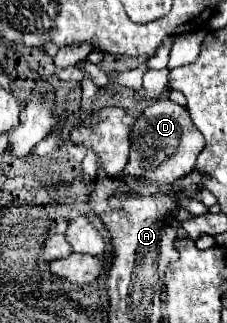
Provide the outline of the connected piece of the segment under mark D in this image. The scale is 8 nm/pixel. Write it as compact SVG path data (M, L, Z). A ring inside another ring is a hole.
M158 100L152 106L148 106L138 120L134 122L132 128L132 156L128 158L128 164L124 168L124 176L126 178L136 178L136 174L146 174L148 182L164 182L164 184L172 184L174 180L190 174L196 166L196 158L200 154L200 150L204 148L204 136L200 134L200 130L196 130L196 126L192 126L192 120L188 118L188 110L180 104L174 104L172 100Z

